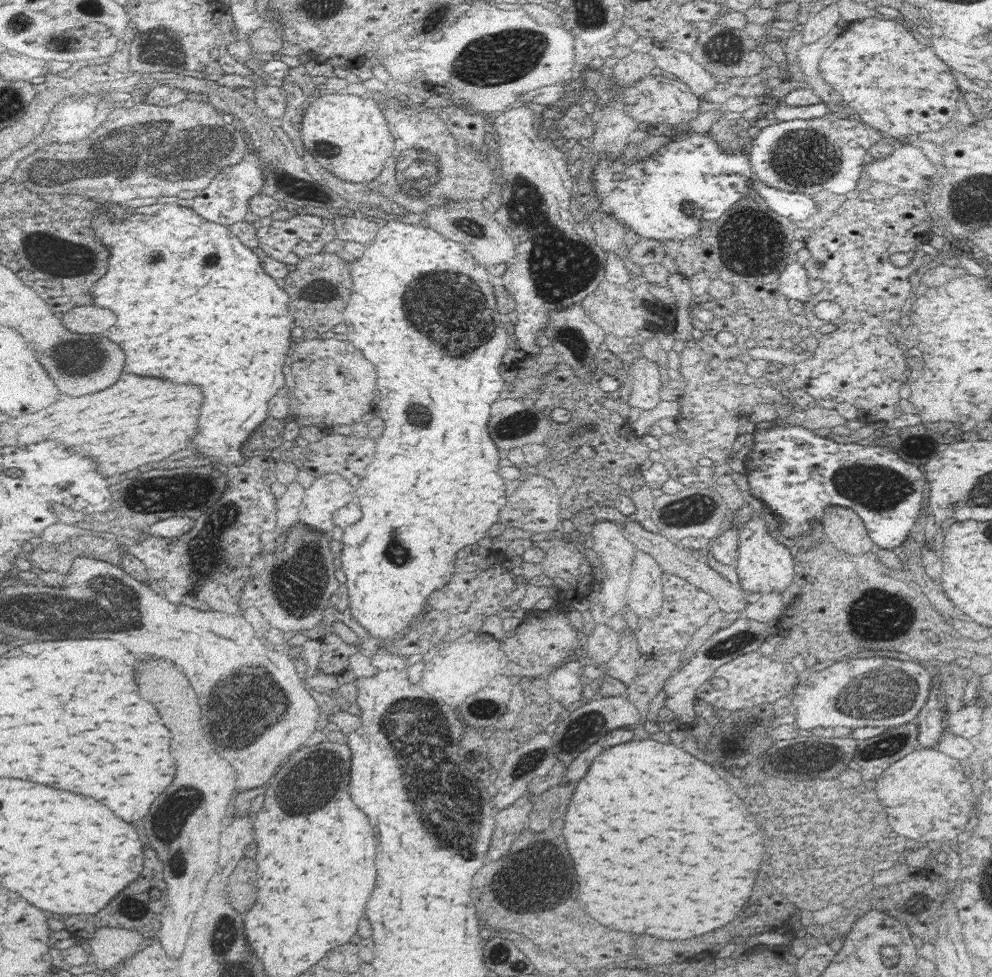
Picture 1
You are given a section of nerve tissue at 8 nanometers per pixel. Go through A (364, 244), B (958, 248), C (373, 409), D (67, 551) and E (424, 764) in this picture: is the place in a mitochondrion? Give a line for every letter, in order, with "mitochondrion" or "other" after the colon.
A: other
B: other
C: other
D: other
E: mitochondrion

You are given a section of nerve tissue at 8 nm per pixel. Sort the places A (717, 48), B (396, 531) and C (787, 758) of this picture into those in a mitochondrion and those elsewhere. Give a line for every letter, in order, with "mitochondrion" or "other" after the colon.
A: mitochondrion
B: mitochondrion
C: other

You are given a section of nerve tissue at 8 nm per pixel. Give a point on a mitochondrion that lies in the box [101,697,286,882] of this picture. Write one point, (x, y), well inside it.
(173, 811)

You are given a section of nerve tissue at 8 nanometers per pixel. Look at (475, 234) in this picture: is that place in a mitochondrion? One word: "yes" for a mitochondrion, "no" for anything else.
yes

